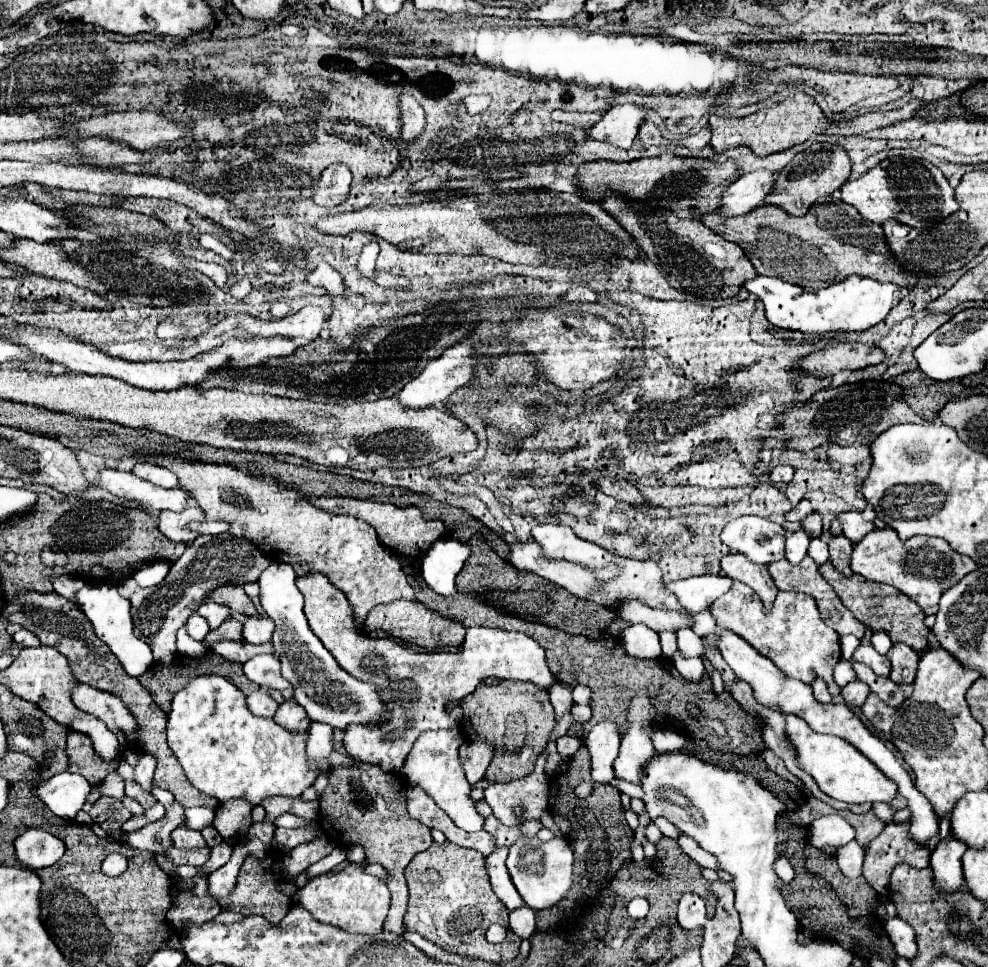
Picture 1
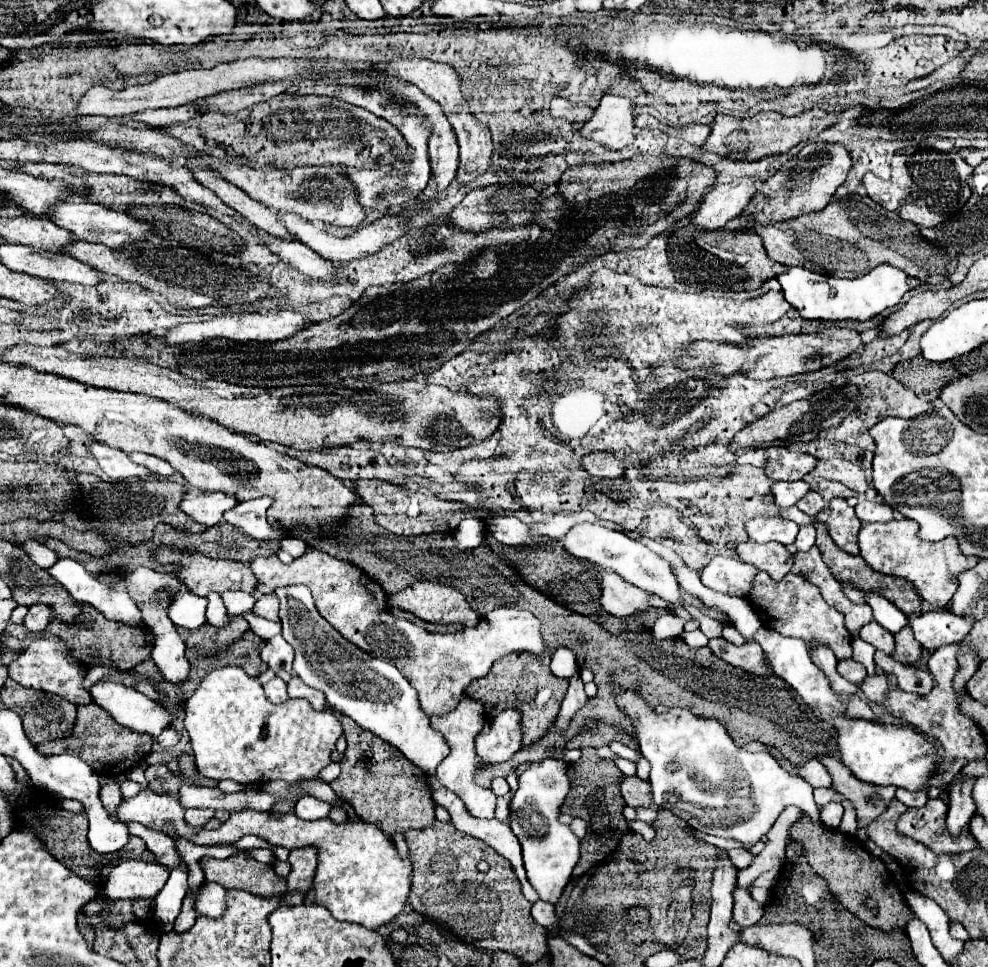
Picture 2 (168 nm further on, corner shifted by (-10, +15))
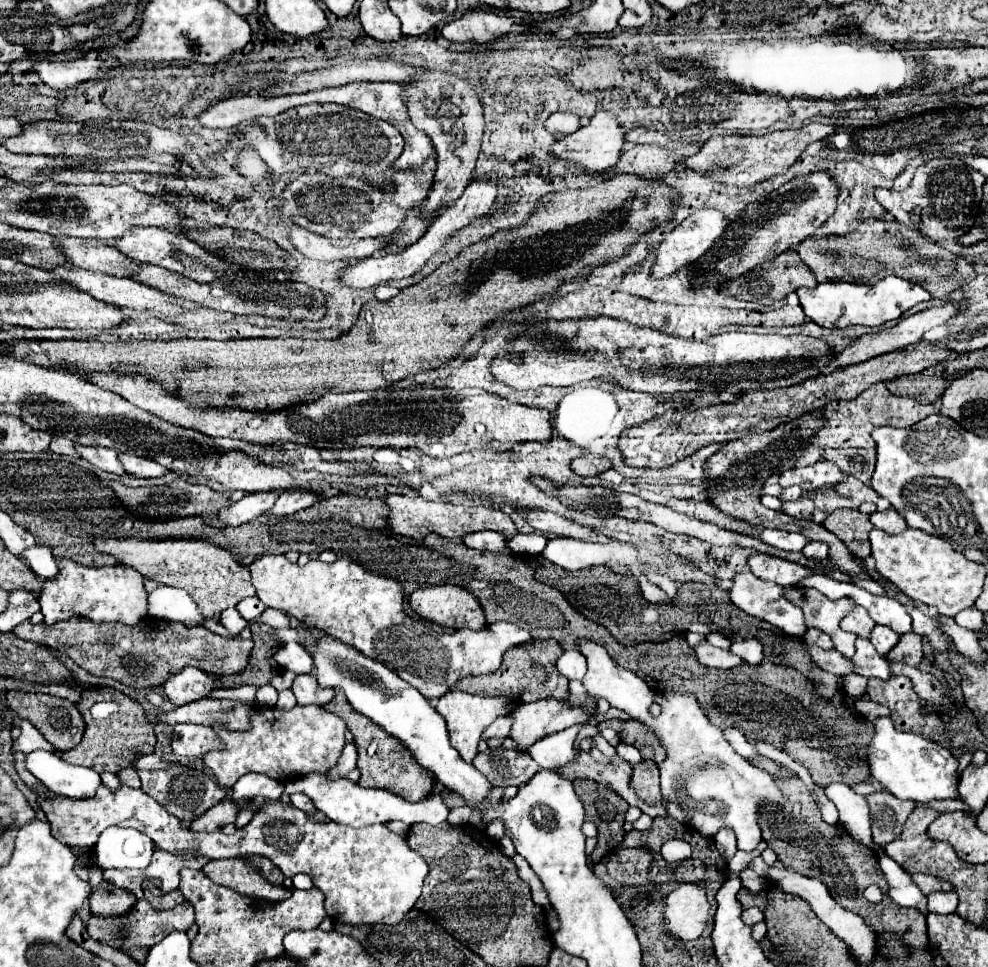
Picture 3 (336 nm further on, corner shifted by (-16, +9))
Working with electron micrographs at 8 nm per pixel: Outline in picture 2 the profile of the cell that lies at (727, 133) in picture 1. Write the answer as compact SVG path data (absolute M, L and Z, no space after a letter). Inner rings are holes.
M820 108L806 110L794 118L786 118L778 112L762 112L752 118L742 118L742 120L718 114L714 118L712 132L706 138L706 142L702 144L702 148L708 152L714 152L714 154L720 154L724 158L730 158L734 162L754 162L754 160L762 160L766 156L784 154L790 148L794 148L796 144L812 140L814 136L818 136L822 130L826 130L828 126L832 126L836 122L838 122L836 114L822 112Z

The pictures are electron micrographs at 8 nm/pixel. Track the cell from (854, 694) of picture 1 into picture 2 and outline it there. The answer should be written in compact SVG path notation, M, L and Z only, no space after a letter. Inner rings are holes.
M846 658L846 660L838 660L838 674L854 684L860 684L866 678L866 668L862 668L862 664L854 662L852 658Z

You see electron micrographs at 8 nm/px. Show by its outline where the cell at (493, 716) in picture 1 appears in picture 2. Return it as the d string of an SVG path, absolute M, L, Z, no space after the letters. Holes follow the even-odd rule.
M512 652L510 656L502 656L502 660L496 660L488 676L472 680L472 684L468 684L466 688L466 694L484 704L486 718L494 718L506 708L518 708L522 712L524 746L532 744L540 736L544 736L544 732L554 722L568 688L568 680L554 678L548 664L550 652L546 656L526 656L520 652Z

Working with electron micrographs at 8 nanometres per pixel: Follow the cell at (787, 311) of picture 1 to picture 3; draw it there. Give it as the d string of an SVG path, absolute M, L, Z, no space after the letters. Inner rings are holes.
M888 276L872 286L848 282L822 282L814 288L798 288L796 294L804 308L804 314L822 328L846 328L854 324L882 326L888 320L900 318L914 304L932 298L920 284L898 276Z

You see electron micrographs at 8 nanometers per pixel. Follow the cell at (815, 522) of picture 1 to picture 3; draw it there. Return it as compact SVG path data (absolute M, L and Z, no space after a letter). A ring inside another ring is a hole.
M804 496L804 498L796 500L796 502L784 502L782 512L784 514L790 514L790 516L794 516L798 520L804 520L804 518L812 518L814 508L816 508L814 506L814 500L808 498L808 496Z

